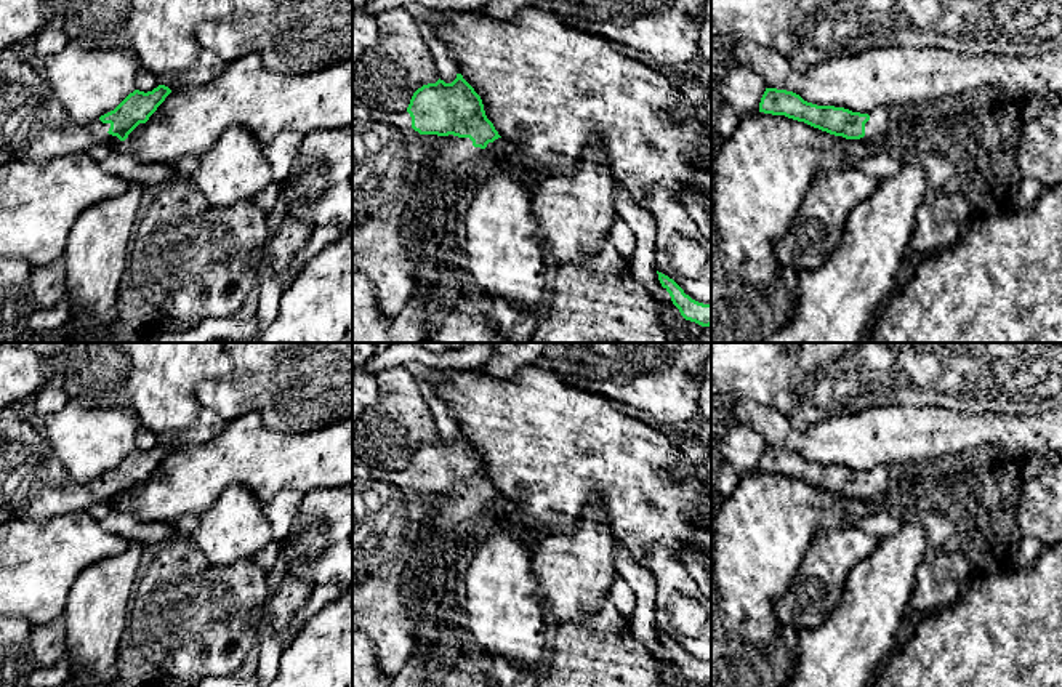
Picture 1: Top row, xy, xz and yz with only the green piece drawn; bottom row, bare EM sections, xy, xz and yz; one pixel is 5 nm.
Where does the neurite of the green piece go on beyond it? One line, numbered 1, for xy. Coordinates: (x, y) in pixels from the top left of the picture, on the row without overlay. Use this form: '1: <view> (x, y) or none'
1: xy (34, 486)

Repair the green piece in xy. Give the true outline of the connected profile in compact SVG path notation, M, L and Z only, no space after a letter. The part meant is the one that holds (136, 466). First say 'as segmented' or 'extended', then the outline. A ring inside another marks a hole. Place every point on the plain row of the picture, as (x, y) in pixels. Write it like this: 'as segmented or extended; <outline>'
extended; M6 407L0 413L0 524L16 519L48 522L67 512L86 511L95 503L119 503L139 482L146 482L170 452L171 448L165 444L147 452L135 448L114 469L80 484L67 474L48 439L19 407Z

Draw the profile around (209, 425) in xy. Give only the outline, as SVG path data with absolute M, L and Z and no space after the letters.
M202 407L189 428L160 436L160 444L165 444L173 450L187 444L207 442L218 437L226 426L227 421L215 410Z

